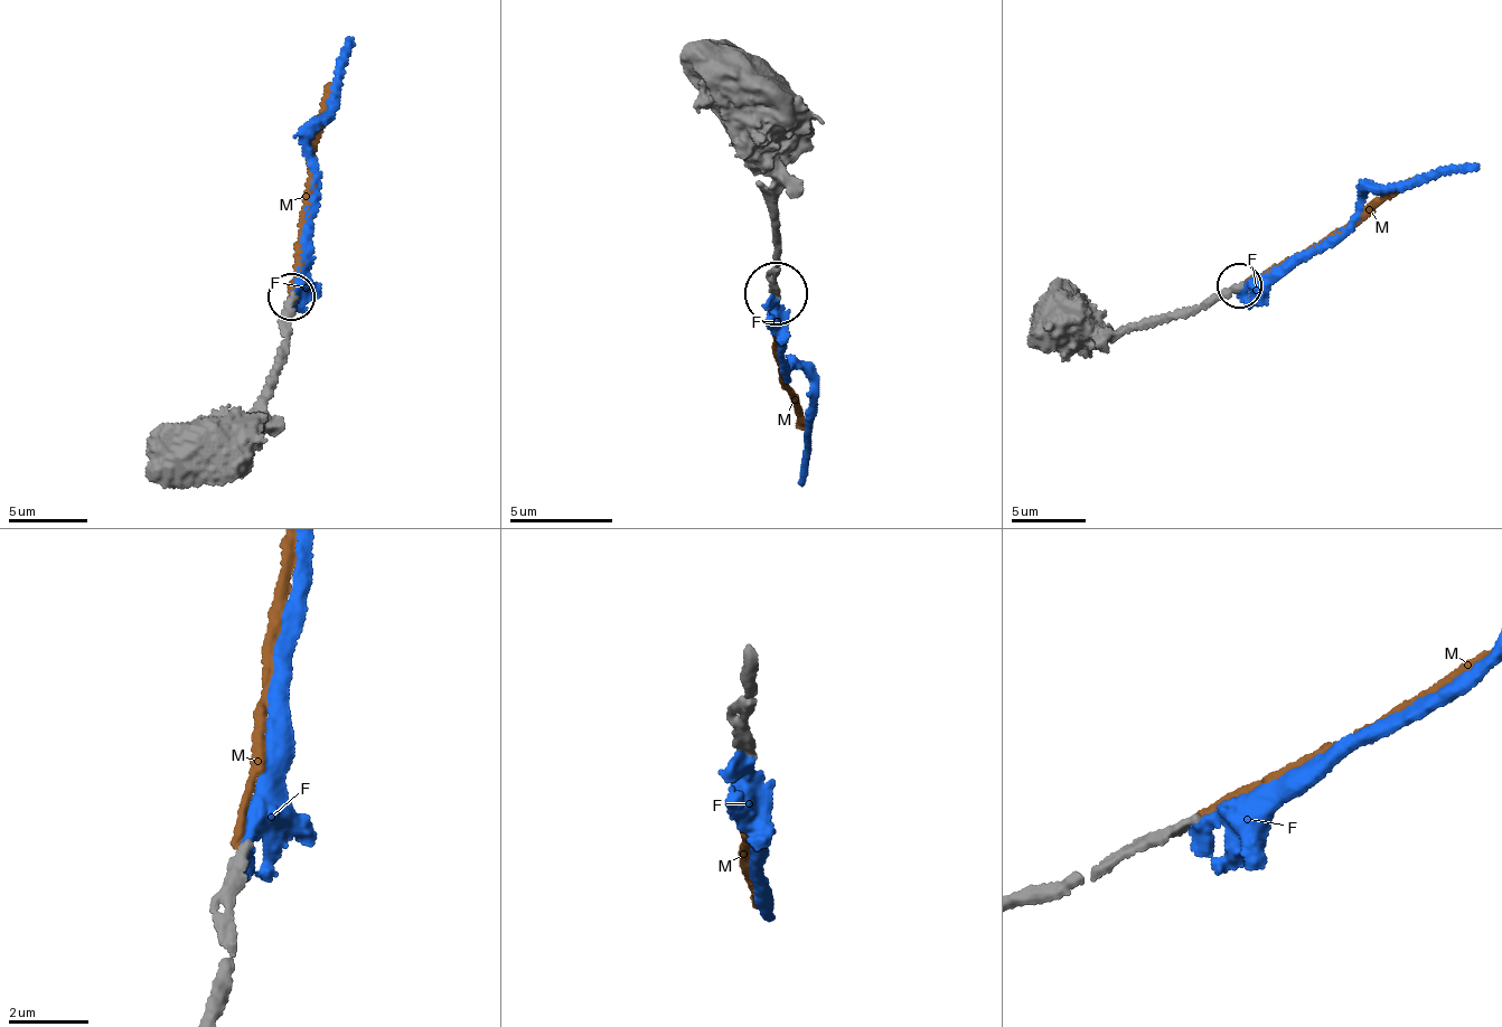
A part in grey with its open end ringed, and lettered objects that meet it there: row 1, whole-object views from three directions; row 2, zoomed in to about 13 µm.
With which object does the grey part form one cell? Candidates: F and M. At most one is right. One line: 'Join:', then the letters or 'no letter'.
Join: M

